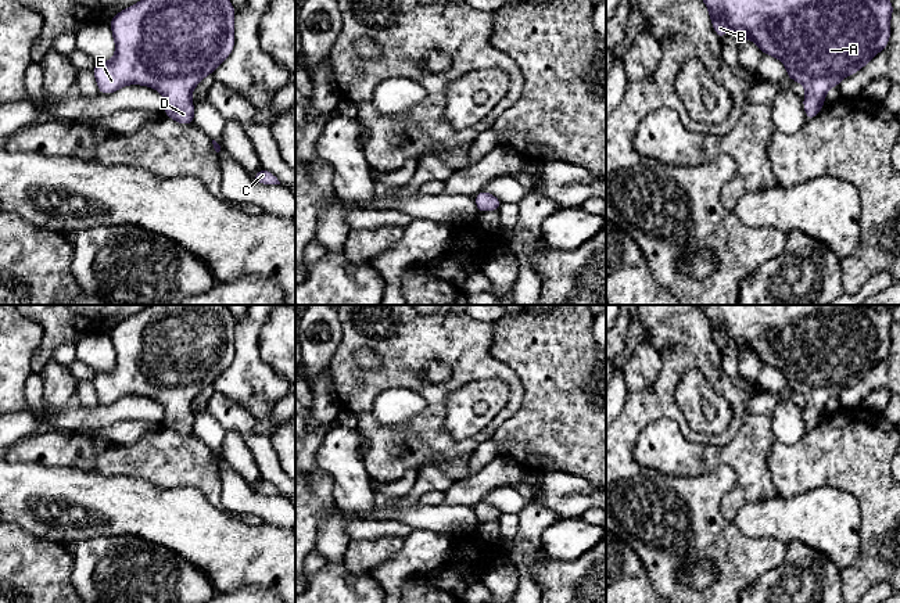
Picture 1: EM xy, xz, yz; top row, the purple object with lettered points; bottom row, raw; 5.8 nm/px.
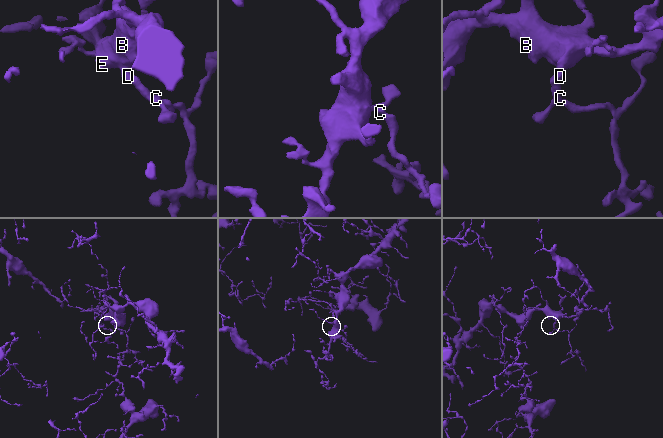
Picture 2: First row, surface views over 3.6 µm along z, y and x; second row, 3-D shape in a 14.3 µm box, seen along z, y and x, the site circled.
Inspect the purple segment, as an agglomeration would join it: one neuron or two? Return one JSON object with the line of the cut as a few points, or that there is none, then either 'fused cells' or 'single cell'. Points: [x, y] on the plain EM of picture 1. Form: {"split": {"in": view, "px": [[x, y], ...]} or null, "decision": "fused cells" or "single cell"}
{"split": null, "decision": "single cell"}

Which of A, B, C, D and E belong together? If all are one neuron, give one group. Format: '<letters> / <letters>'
A B C D E

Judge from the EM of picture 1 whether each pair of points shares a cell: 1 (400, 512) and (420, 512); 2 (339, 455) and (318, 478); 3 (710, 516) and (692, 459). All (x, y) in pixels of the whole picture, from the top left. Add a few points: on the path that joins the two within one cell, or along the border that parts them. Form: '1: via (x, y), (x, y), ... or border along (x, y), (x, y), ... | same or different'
1: via (405, 512), (415, 512) | same
2: border along (318, 466), (333, 480), (333, 499), (336, 502) | different
3: border along (730, 467), (720, 466), (687, 477), (666, 476) | different

